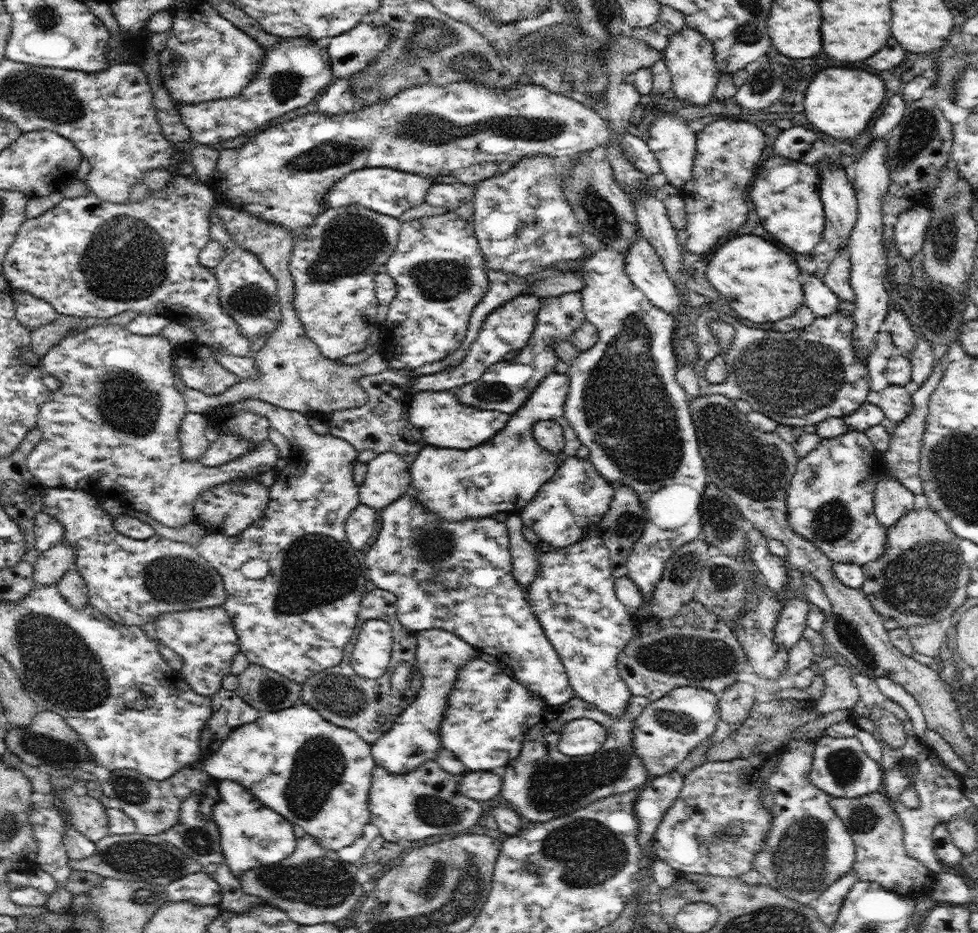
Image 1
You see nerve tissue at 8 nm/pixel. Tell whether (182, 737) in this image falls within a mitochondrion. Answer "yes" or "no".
no

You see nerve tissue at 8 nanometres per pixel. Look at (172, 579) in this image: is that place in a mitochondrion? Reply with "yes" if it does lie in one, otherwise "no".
yes

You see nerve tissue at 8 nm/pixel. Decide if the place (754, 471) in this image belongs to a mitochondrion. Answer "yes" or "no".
yes

